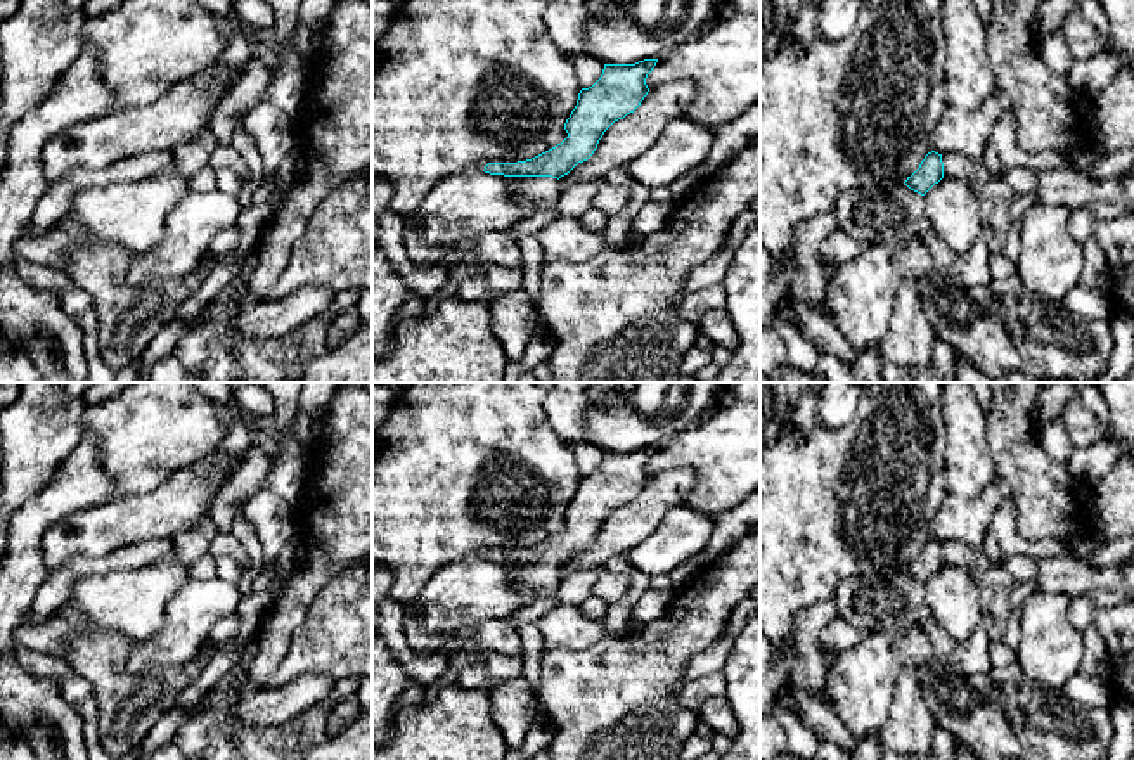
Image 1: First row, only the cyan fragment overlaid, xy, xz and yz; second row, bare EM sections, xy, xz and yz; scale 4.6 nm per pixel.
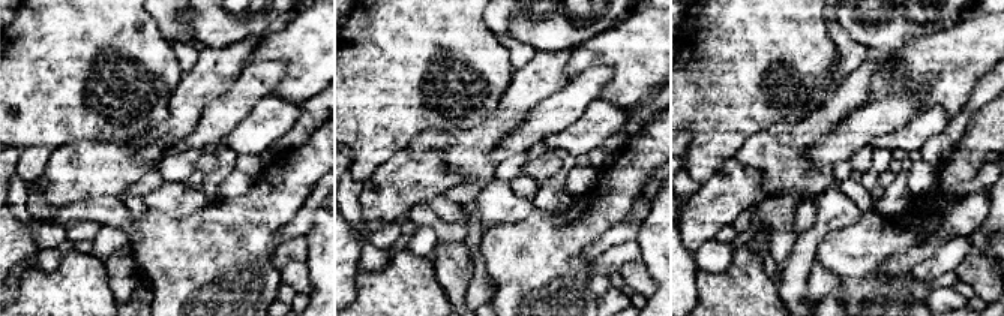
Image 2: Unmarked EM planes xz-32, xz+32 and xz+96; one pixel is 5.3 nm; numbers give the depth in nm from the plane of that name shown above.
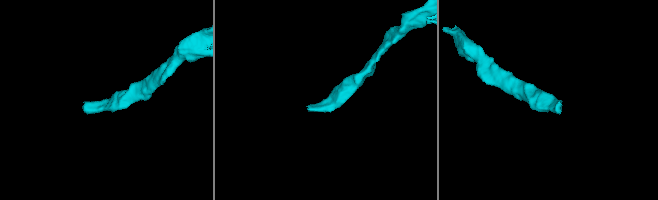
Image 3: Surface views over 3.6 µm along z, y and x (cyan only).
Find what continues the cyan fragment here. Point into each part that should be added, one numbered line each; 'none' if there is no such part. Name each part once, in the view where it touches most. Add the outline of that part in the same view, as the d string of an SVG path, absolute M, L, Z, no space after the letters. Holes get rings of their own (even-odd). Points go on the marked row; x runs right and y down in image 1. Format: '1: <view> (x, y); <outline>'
1: xz (542, 193); M512 177L509 187L516 196L532 203L537 209L551 209L557 204L557 178L551 177Z

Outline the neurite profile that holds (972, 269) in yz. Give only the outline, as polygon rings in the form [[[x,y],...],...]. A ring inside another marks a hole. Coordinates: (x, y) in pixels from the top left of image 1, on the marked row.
[[[983,225],[975,237],[970,249],[963,254],[956,254],[954,263],[949,268],[949,275],[963,287],[985,287],[994,282],[990,270],[990,229]]]

